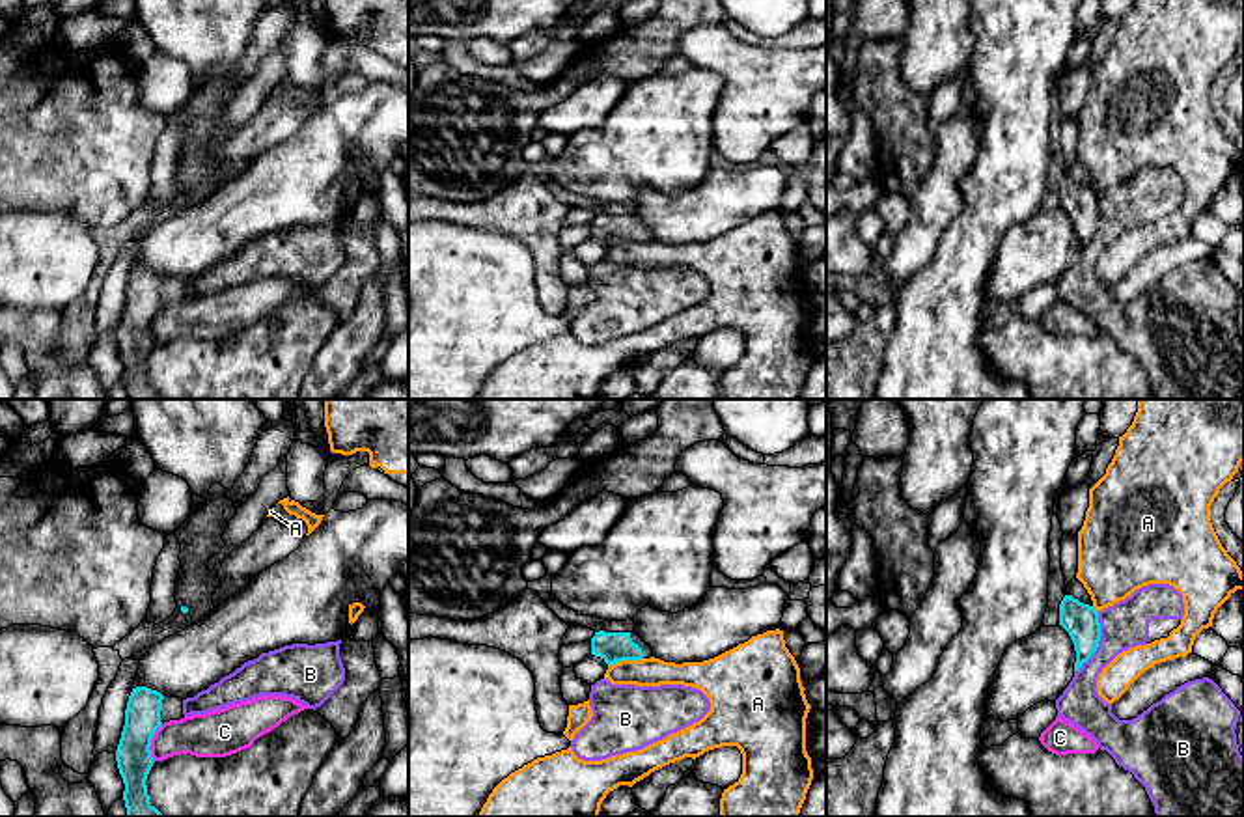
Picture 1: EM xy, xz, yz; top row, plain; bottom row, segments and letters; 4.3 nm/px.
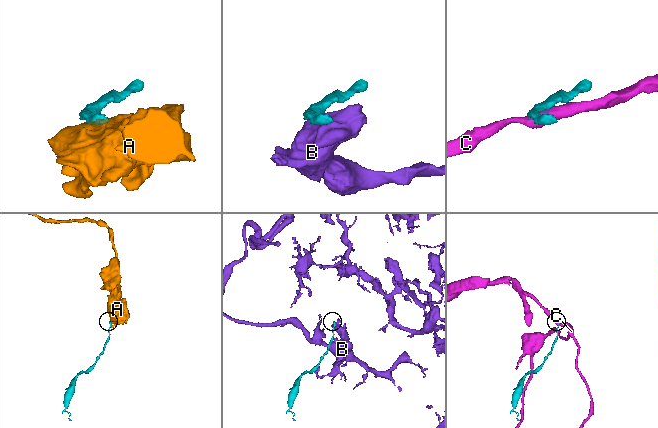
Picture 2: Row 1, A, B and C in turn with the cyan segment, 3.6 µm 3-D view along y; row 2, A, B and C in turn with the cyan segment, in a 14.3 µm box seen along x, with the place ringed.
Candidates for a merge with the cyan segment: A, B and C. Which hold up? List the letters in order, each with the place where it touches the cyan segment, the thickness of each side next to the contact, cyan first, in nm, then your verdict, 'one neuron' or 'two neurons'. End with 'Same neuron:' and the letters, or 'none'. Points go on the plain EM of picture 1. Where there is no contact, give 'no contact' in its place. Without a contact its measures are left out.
A: xz (625, 241) | 130/130 nm | two neurons
B: yz (1099, 222) | 150/200 nm | two neurons
C: xy (150, 325) | 160/190 nm | two neurons
Same neuron: none

